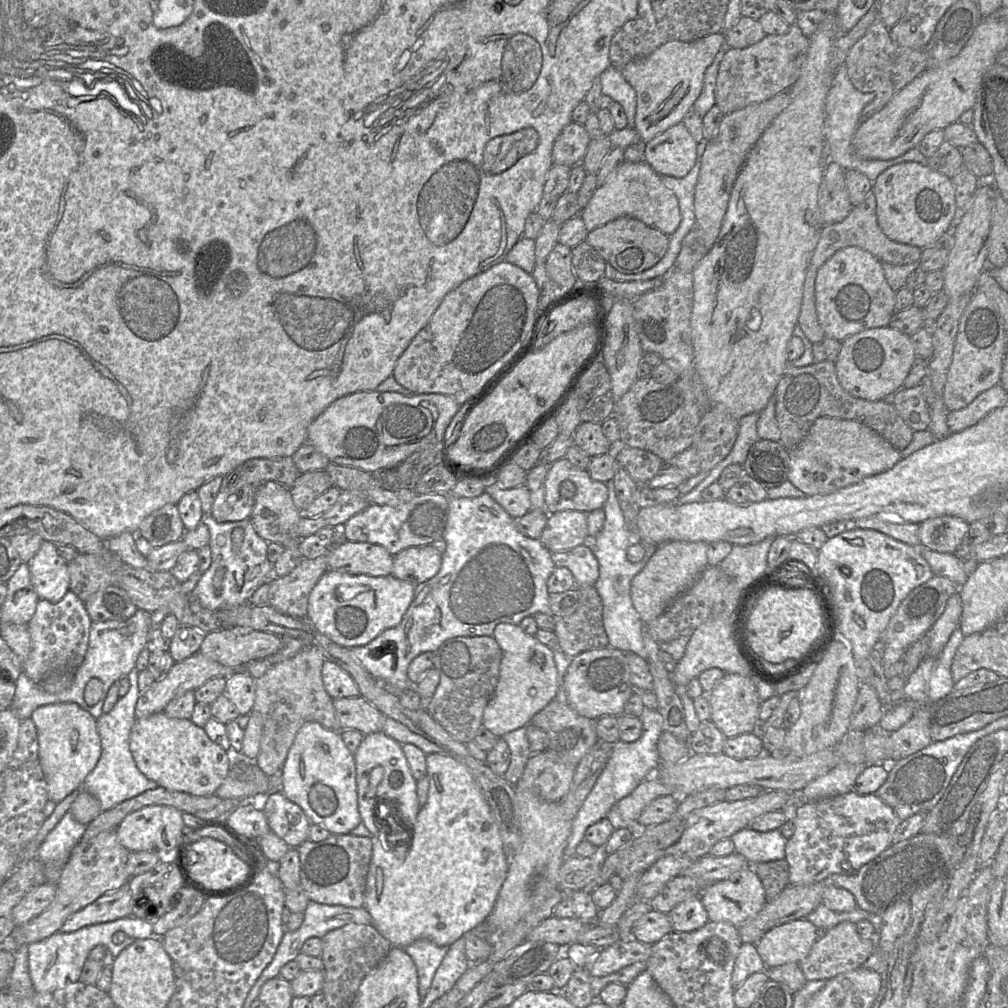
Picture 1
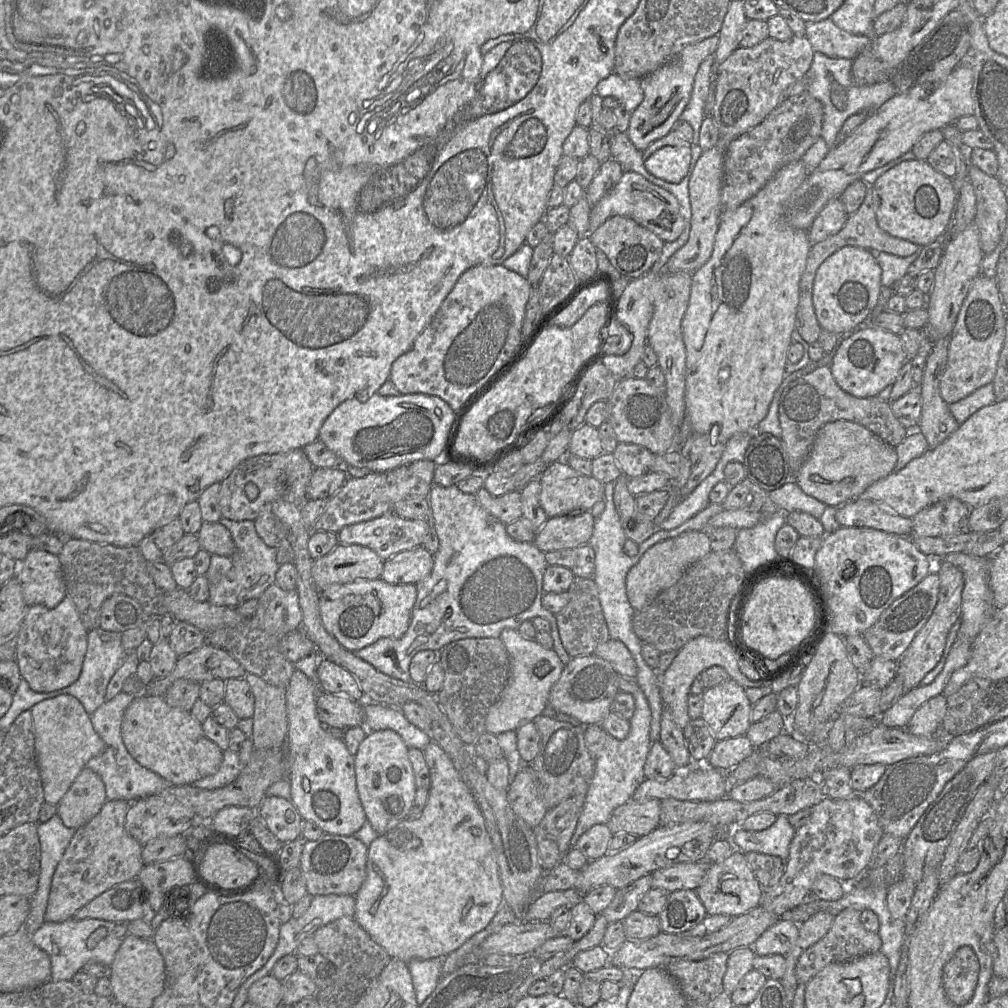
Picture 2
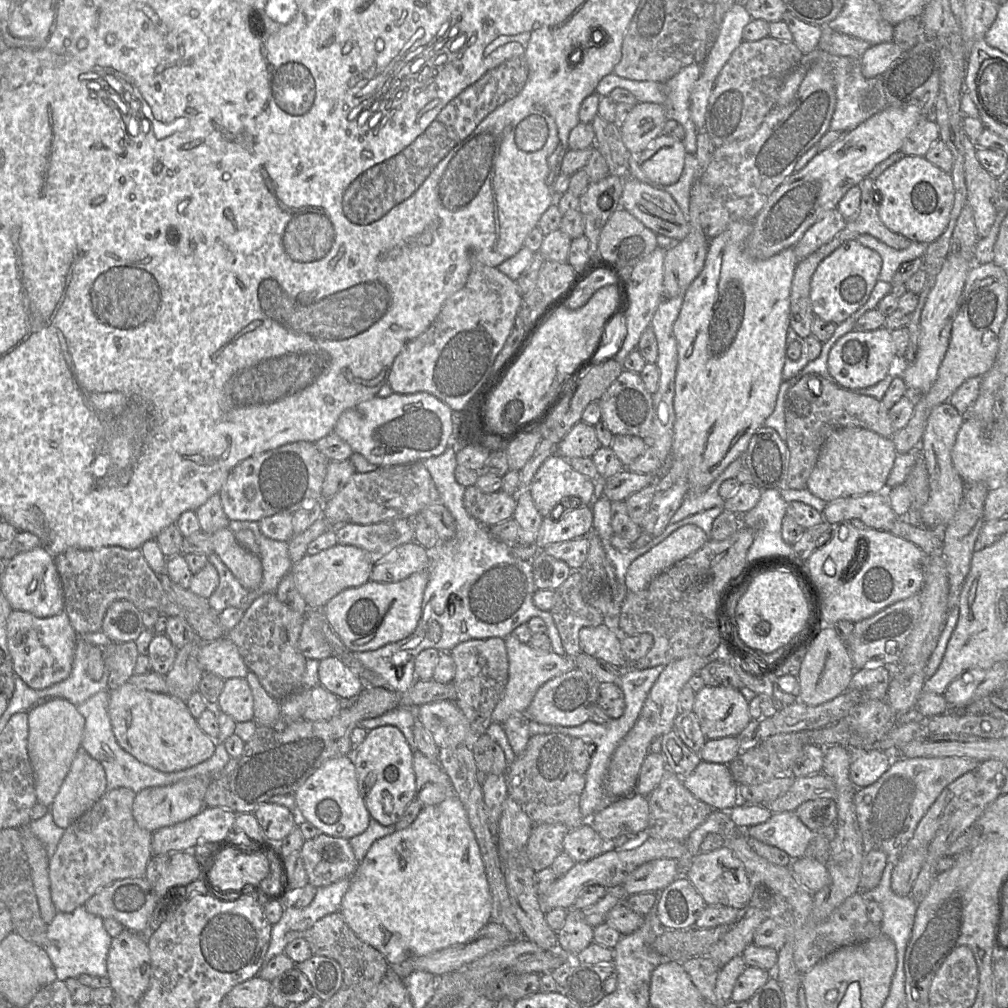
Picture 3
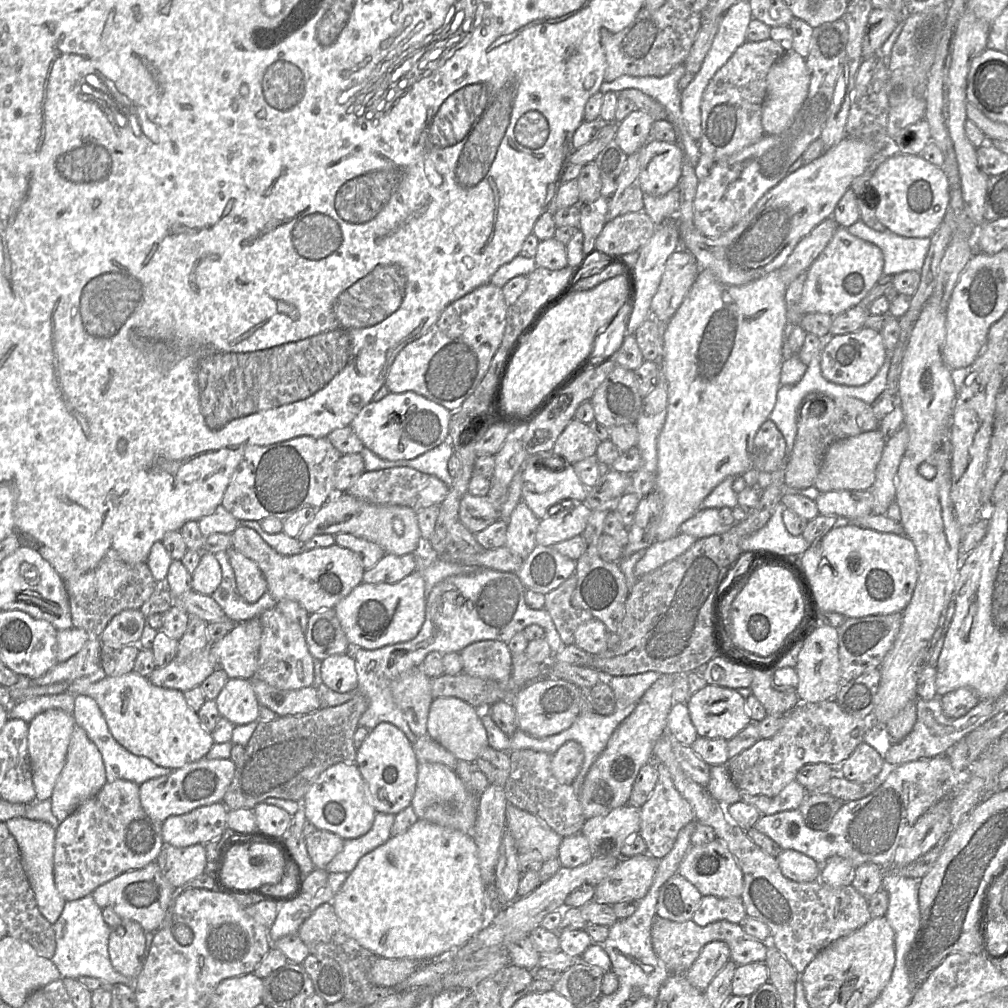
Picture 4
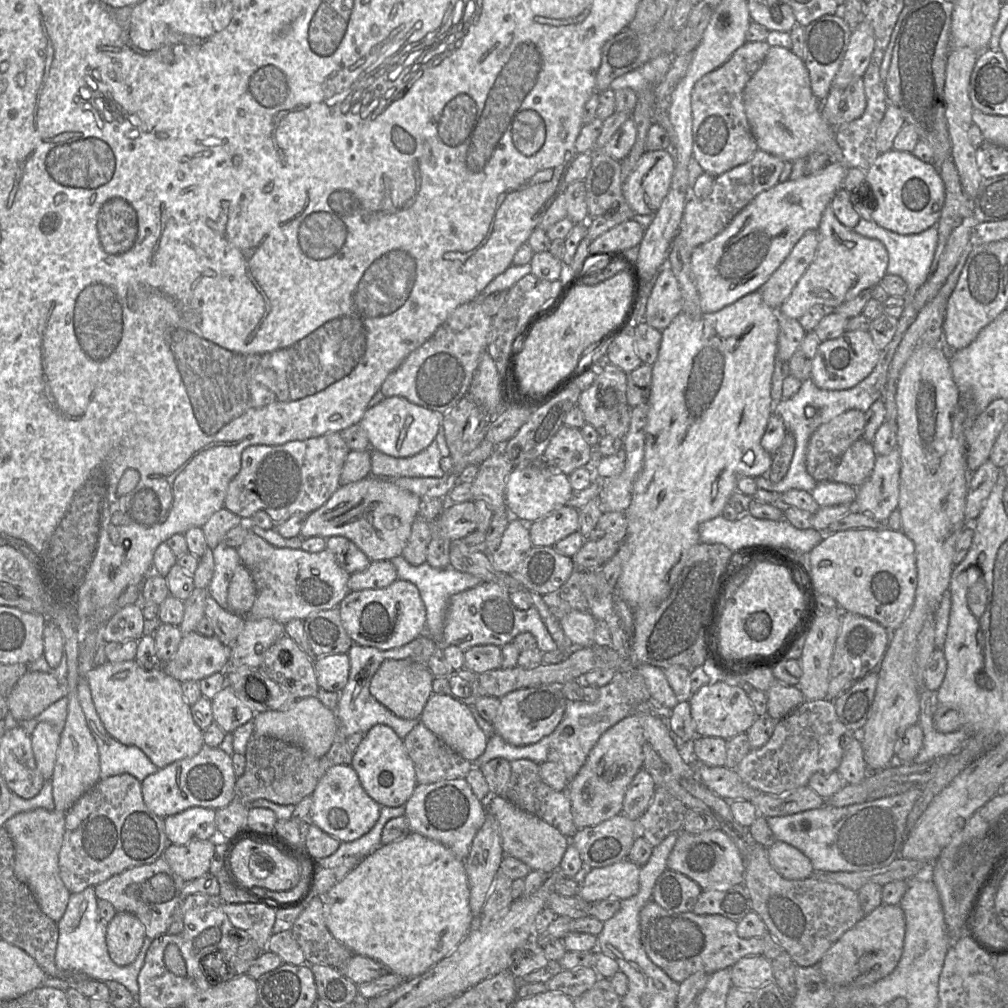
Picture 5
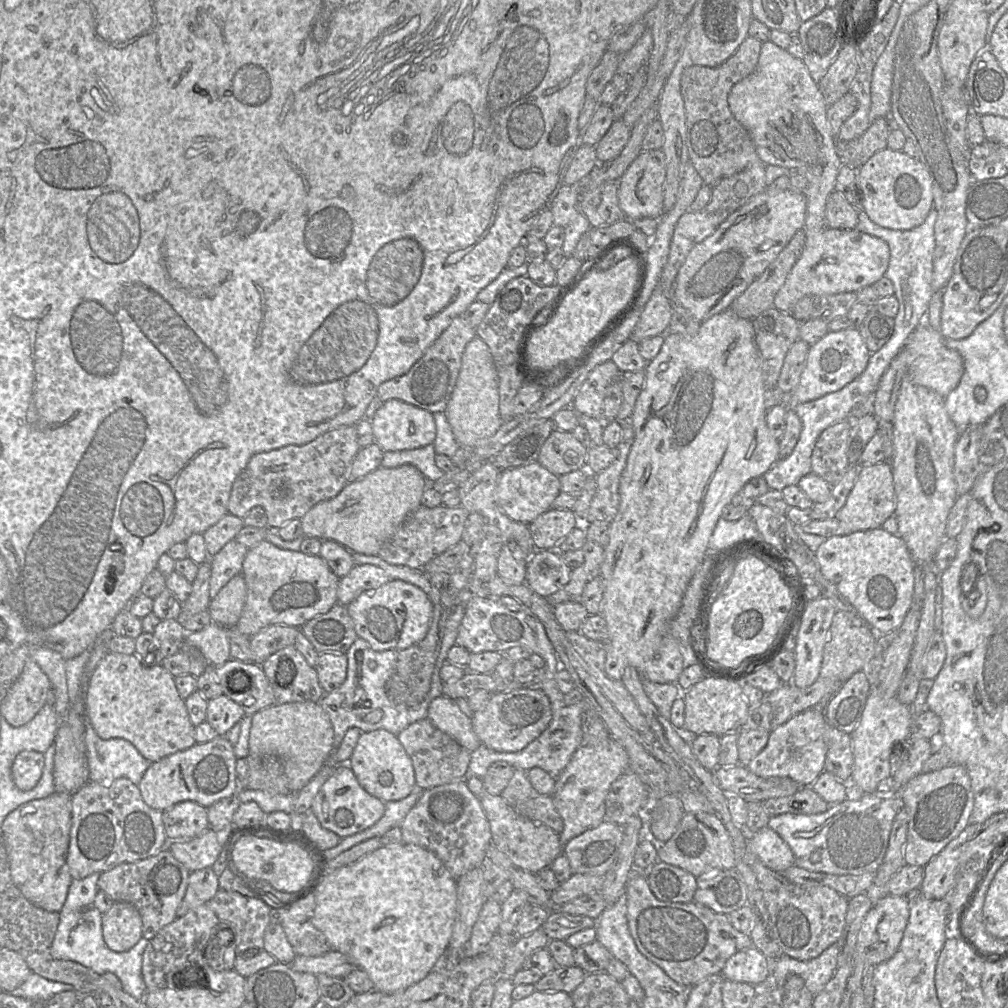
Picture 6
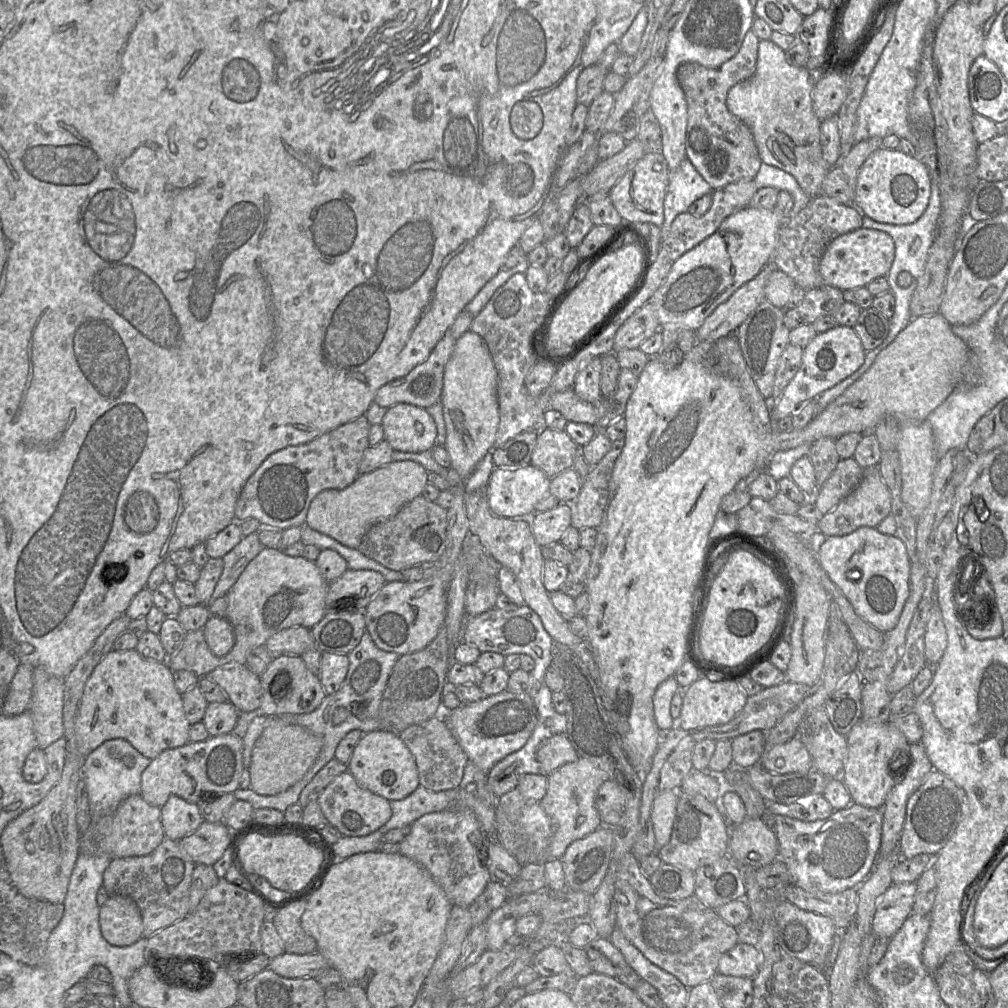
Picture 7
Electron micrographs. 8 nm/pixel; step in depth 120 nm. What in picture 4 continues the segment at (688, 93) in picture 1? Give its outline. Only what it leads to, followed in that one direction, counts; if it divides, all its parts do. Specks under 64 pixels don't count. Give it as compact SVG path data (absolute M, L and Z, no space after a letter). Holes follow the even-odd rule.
M635 109L618 123L614 140L629 156L639 151L650 139L650 129L654 119L641 110Z

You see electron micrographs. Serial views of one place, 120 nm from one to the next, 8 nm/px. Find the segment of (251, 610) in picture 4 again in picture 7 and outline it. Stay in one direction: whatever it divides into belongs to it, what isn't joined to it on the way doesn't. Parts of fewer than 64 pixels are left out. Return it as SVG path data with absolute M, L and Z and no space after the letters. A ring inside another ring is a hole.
M257 532L243 536L223 560L223 570L212 593L212 599L225 595L235 584L249 562L265 548L259 541Z

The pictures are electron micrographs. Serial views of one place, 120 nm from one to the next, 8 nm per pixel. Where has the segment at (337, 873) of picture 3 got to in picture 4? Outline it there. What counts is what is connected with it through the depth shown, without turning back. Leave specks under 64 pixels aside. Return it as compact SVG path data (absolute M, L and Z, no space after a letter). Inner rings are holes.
M316 829L305 838L307 852L316 869L325 869L327 864L342 851L344 840L338 835Z

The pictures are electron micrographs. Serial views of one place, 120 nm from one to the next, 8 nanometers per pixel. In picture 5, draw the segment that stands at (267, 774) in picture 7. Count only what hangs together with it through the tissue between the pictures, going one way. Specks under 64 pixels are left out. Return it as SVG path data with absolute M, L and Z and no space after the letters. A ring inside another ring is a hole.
M317 696L298 699L287 710L255 713L253 723L254 734L295 744L313 757L321 757L329 751L338 728L335 711L326 707Z

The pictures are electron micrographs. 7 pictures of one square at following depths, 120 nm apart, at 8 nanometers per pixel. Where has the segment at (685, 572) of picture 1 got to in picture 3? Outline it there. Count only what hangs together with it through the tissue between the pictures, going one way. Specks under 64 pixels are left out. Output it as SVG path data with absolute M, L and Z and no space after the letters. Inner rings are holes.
M694 524L684 525L631 563L626 573L628 592L639 592L676 562L689 556L708 541L706 533Z

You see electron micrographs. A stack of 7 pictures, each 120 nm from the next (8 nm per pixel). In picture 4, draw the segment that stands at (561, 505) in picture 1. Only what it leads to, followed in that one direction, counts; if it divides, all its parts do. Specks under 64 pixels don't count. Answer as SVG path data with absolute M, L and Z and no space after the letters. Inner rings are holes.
M553 451L540 452L528 456L524 462L522 501L526 503L539 520L554 515L548 514L552 506L562 503L565 500L572 501L573 505L583 503L588 494L588 488L580 481L572 465L567 466L561 472L554 472L544 466L544 460L552 456L554 456Z

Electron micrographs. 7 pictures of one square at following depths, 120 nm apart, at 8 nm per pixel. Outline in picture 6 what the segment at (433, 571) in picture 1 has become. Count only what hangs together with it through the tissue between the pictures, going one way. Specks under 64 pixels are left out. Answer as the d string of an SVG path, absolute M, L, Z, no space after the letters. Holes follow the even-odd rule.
M371 564L355 565L350 572L339 579L337 588L338 603L348 605L348 598L356 598L364 591L377 589L390 580L380 567Z

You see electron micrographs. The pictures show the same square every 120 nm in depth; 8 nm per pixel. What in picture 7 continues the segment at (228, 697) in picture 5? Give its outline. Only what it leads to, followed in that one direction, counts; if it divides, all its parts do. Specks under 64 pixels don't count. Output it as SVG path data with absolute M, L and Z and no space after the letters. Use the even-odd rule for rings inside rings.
M211 702L207 704L202 719L211 737L233 732L240 712L230 702Z

